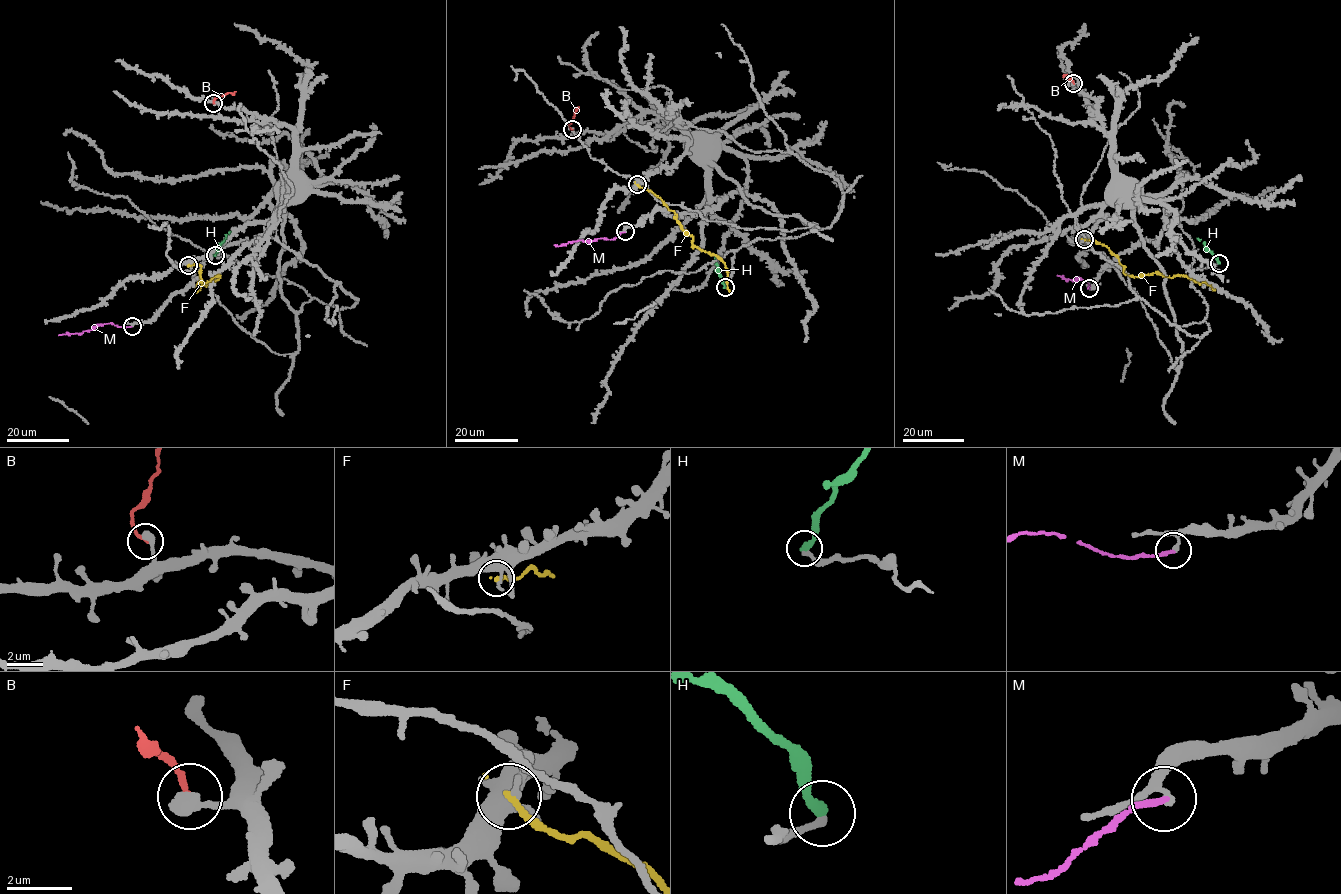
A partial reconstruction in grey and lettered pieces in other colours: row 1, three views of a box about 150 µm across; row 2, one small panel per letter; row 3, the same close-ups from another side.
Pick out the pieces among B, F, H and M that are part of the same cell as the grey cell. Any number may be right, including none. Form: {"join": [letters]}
{"join": []}

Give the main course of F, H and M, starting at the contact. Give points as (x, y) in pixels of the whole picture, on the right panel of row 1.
F: (1084, 239), (1108, 248), (1125, 273), (1185, 275), (1215, 290)
H: (1219, 262), (1197, 239)
M: (1089, 288), (1082, 278), (1066, 280), (1057, 275)

